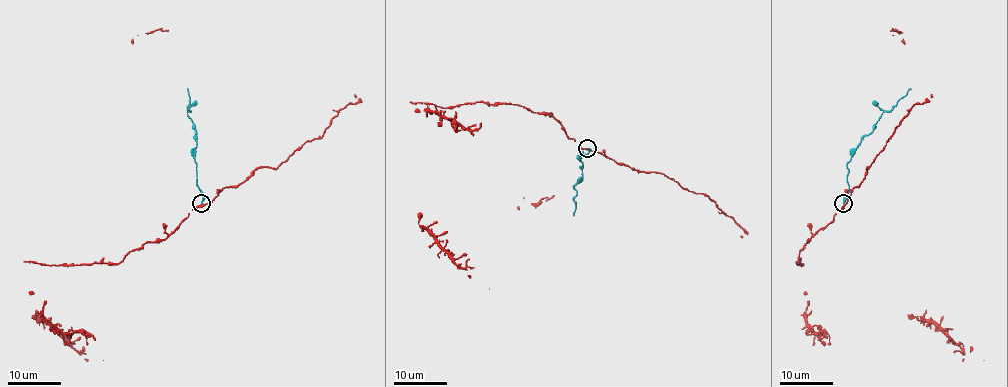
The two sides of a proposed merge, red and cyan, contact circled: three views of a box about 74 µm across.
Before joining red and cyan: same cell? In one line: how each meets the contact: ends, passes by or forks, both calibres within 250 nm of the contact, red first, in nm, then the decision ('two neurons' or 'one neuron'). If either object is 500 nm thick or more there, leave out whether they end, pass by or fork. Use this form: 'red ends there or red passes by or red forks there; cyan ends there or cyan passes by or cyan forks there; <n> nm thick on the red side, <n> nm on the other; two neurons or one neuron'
red passes by; cyan ends there; 280 nm thick on the red side, 280 nm on the other; two neurons

